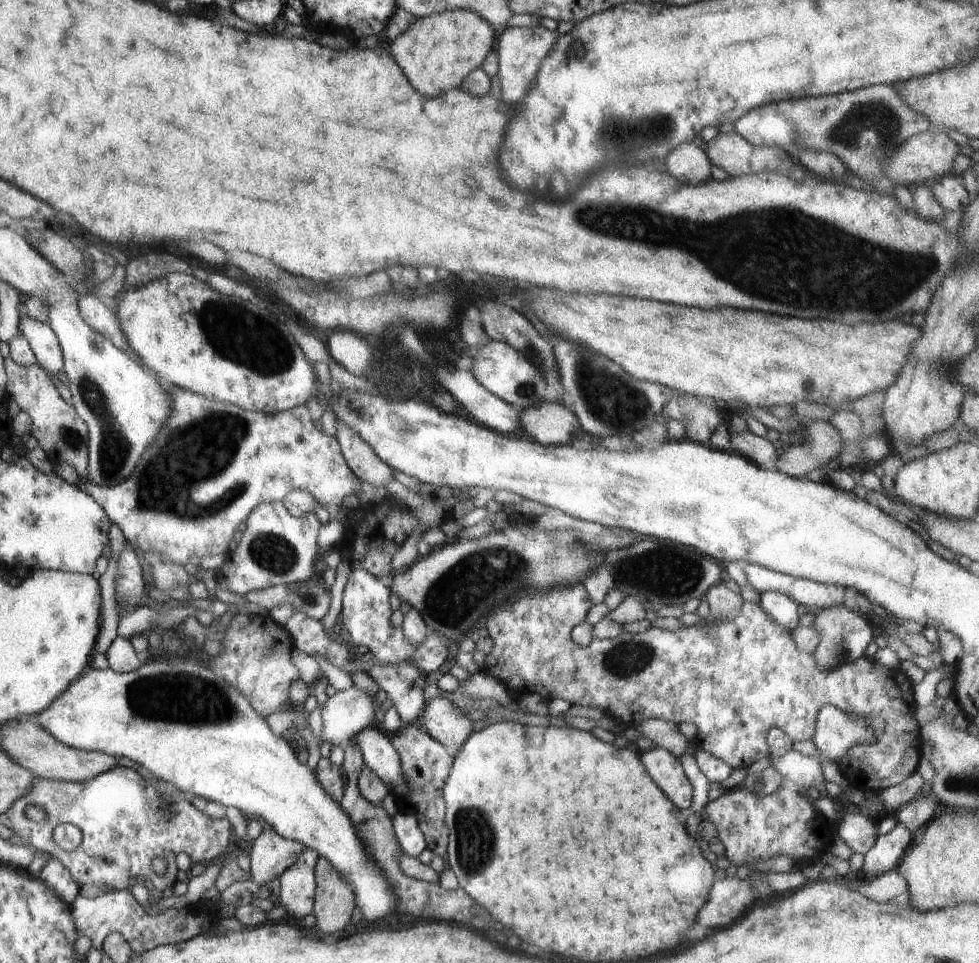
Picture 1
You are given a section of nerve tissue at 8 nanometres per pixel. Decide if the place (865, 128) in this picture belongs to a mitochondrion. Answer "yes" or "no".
yes

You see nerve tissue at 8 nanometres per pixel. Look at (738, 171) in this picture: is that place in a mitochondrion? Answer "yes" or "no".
no

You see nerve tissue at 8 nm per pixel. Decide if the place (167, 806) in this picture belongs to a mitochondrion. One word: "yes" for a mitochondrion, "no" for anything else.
no

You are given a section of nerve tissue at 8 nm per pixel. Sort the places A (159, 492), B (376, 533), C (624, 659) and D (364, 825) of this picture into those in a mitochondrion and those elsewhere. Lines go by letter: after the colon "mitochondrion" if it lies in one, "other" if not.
A: mitochondrion
B: other
C: mitochondrion
D: mitochondrion

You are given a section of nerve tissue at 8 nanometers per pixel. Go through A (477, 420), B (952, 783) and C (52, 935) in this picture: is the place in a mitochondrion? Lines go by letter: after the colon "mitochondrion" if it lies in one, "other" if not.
A: other
B: mitochondrion
C: other

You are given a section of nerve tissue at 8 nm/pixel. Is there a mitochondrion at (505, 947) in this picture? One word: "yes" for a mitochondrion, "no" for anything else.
no

